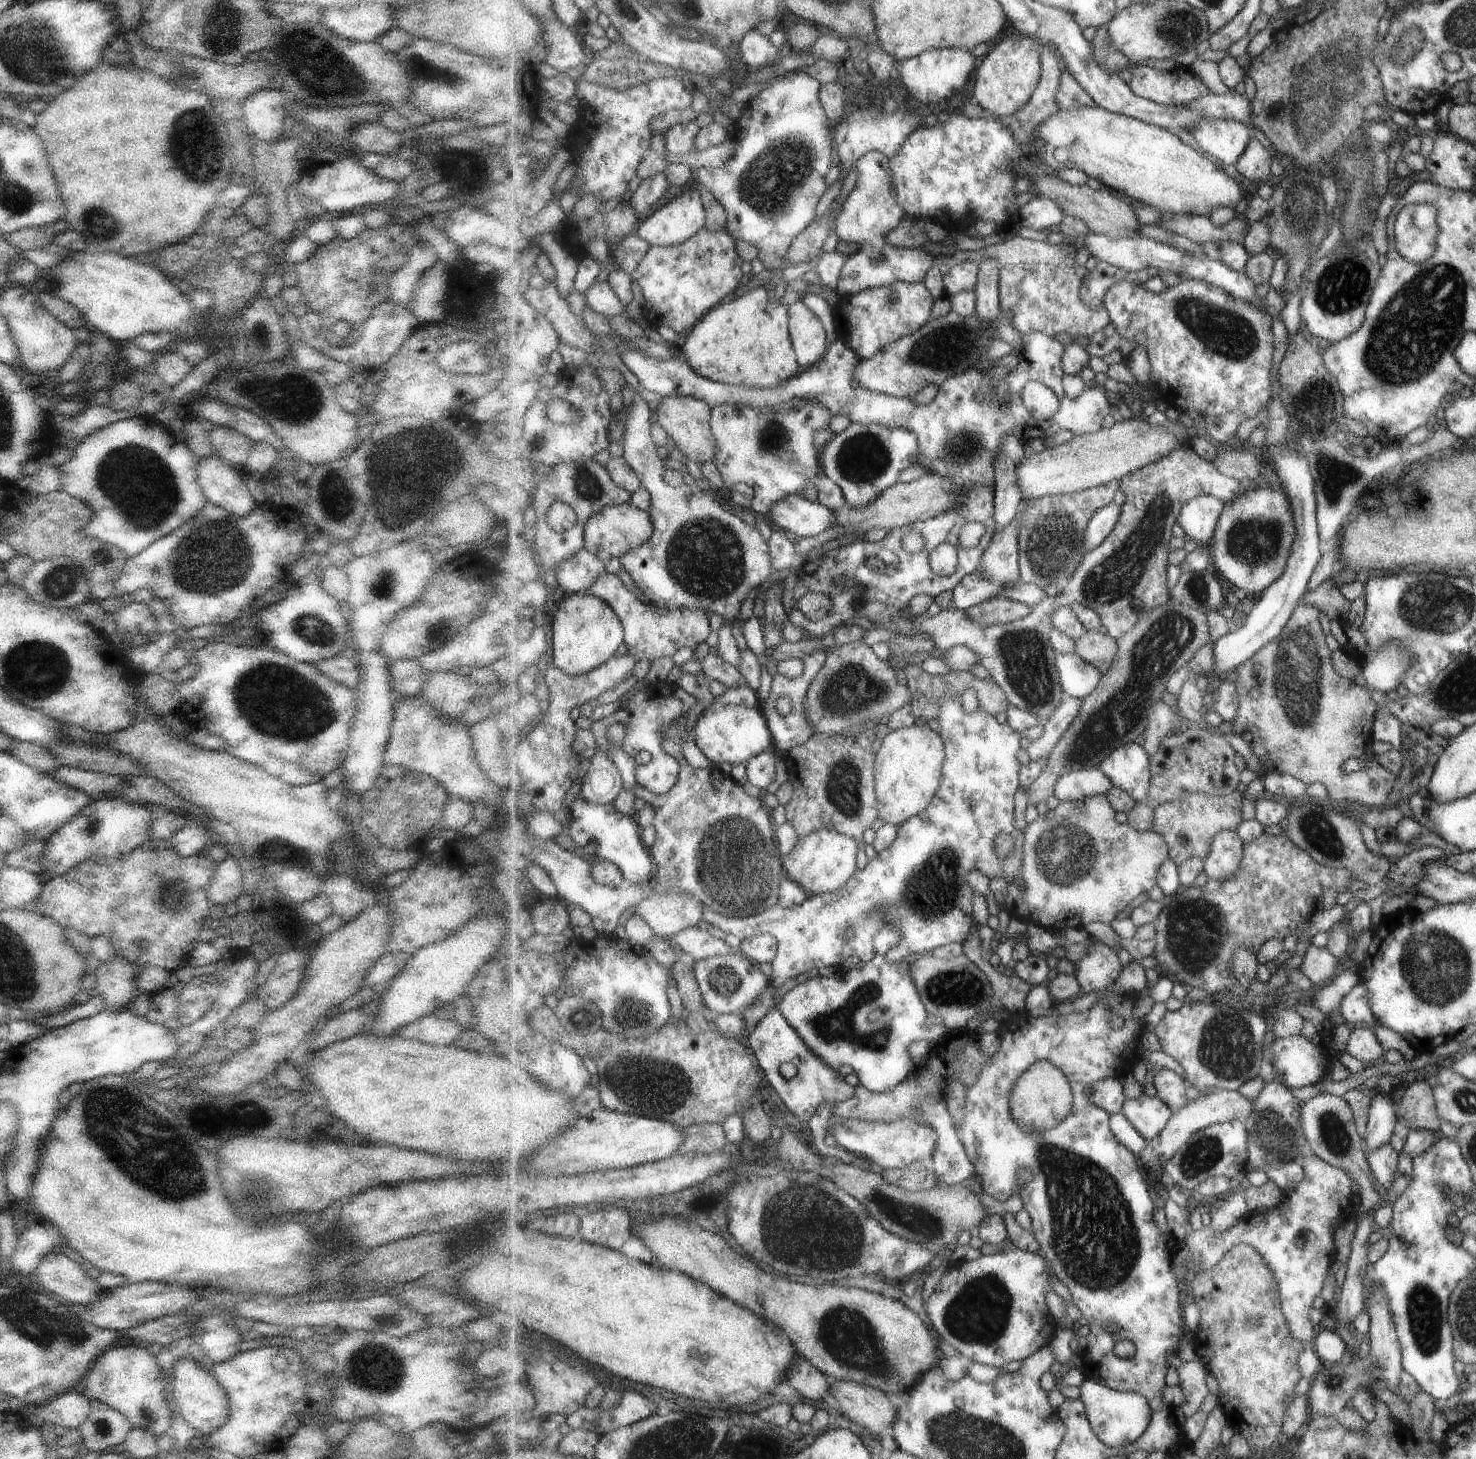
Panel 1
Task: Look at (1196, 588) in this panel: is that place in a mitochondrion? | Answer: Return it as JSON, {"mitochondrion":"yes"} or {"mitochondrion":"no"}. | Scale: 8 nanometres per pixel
{"mitochondrion":"yes"}

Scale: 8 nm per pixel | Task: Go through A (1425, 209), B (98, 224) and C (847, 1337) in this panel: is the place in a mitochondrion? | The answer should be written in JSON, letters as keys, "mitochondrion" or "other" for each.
{"A":"other","B":"mitochondrion","C":"mitochondrion"}

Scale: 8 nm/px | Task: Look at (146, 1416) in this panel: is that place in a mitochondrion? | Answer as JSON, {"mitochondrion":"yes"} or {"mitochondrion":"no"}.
{"mitochondrion":"yes"}

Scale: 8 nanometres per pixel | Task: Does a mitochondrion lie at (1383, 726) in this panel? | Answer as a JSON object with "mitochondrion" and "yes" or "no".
{"mitochondrion":"no"}

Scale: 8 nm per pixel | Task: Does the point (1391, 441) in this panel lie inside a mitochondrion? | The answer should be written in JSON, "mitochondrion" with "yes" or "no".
{"mitochondrion":"no"}

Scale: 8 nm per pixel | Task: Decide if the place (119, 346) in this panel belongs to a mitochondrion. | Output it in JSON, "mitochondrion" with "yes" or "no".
{"mitochondrion":"no"}

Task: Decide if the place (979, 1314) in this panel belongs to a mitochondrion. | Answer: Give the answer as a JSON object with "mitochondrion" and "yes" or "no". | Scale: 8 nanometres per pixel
{"mitochondrion":"yes"}

